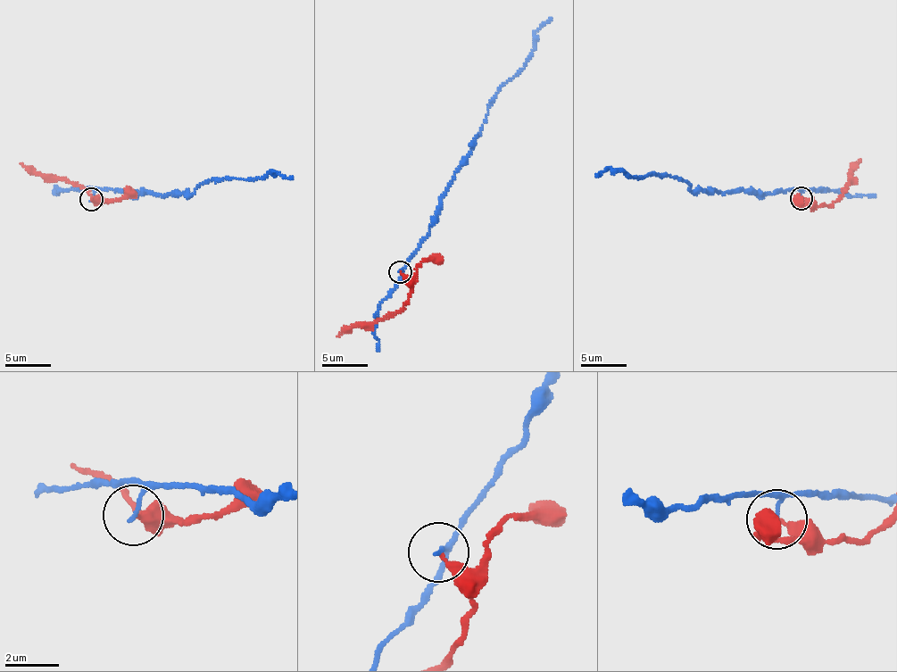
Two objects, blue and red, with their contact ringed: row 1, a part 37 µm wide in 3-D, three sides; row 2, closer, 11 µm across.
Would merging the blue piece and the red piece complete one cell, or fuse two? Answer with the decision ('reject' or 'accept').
reject

